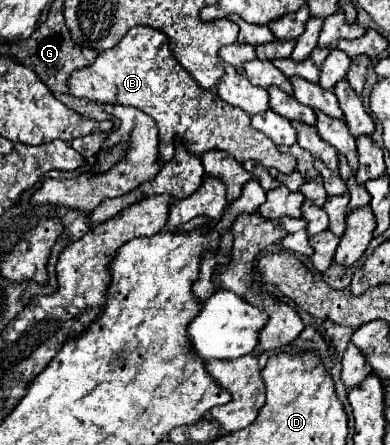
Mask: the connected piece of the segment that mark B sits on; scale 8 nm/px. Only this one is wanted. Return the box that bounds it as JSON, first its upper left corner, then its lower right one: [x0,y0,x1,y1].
[68,26,296,174]

